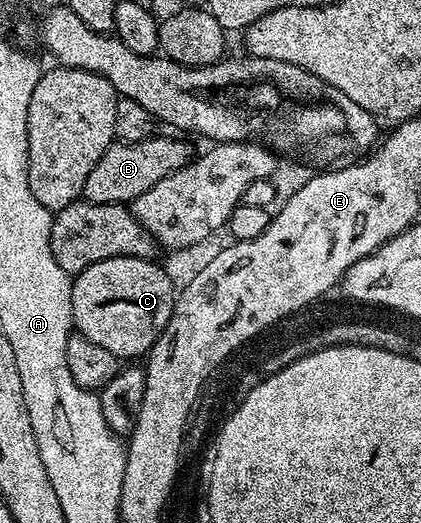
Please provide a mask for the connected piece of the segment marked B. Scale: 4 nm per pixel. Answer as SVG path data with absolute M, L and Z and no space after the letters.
M162 134L132 144L112 142L105 150L105 154L101 154L101 162L97 162L89 178L85 178L82 199L94 204L130 205L132 200L145 194L149 186L184 168L192 156L193 151L191 152L190 146L185 141L174 140L173 137L162 136Z

